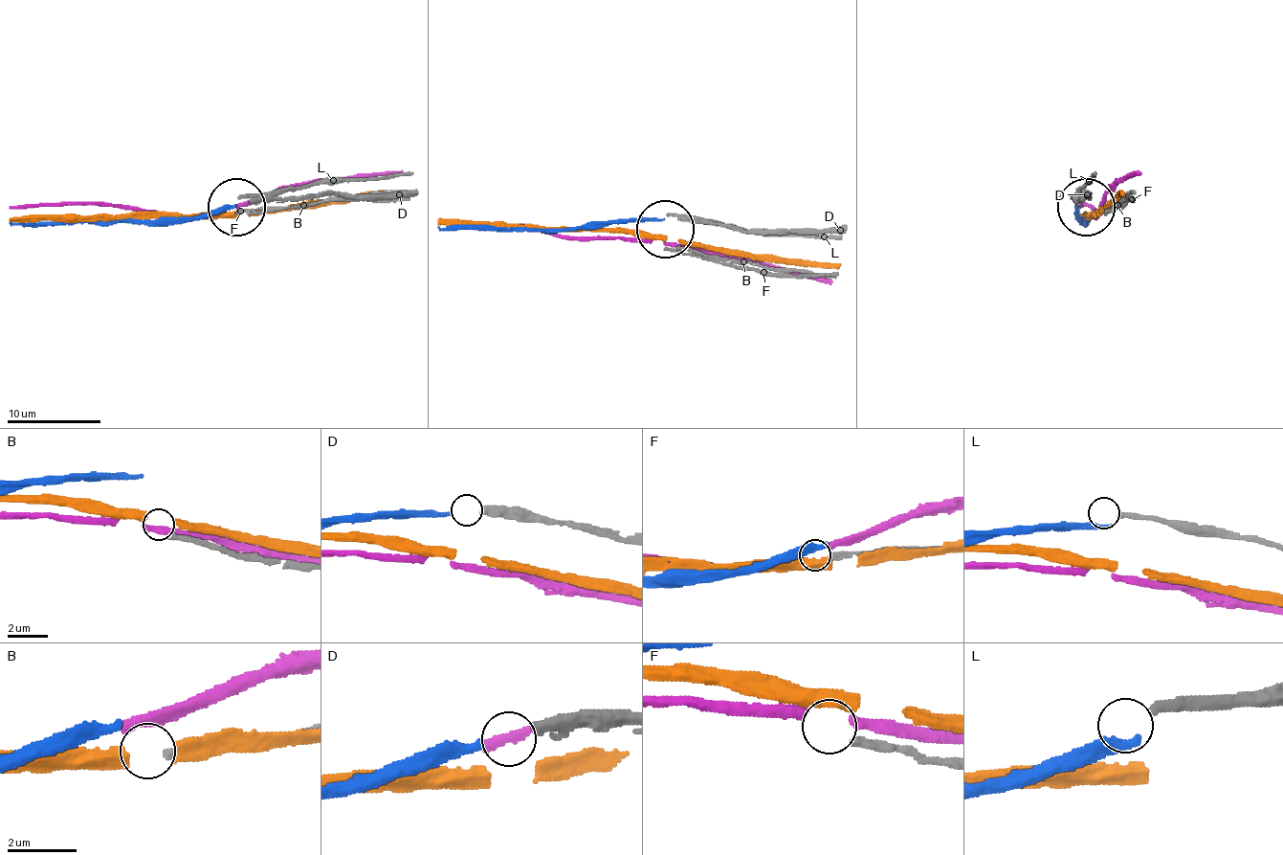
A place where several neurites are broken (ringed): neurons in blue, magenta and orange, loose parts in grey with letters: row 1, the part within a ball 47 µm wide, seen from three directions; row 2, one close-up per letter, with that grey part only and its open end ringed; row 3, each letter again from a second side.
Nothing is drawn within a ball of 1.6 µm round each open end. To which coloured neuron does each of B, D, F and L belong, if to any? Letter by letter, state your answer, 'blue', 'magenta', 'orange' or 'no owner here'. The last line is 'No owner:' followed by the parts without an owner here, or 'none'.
B: no owner here
D: blue
F: no owner here
L: no owner here
No owner: B, F, L

